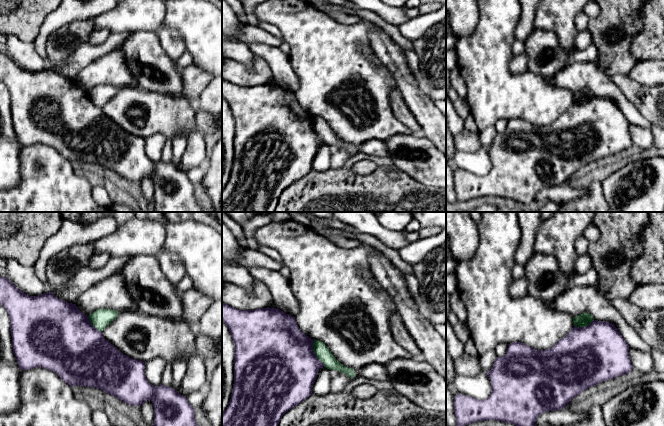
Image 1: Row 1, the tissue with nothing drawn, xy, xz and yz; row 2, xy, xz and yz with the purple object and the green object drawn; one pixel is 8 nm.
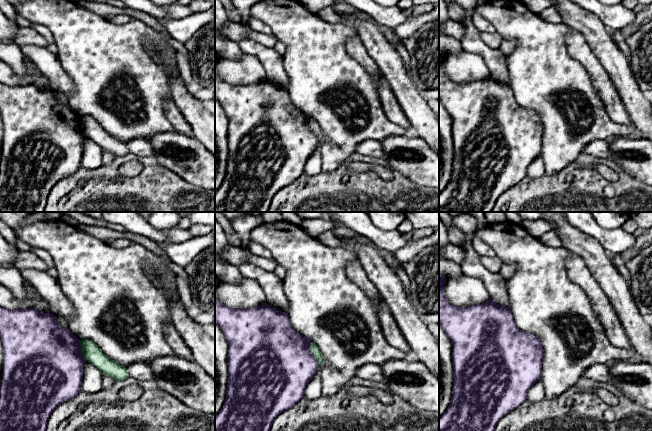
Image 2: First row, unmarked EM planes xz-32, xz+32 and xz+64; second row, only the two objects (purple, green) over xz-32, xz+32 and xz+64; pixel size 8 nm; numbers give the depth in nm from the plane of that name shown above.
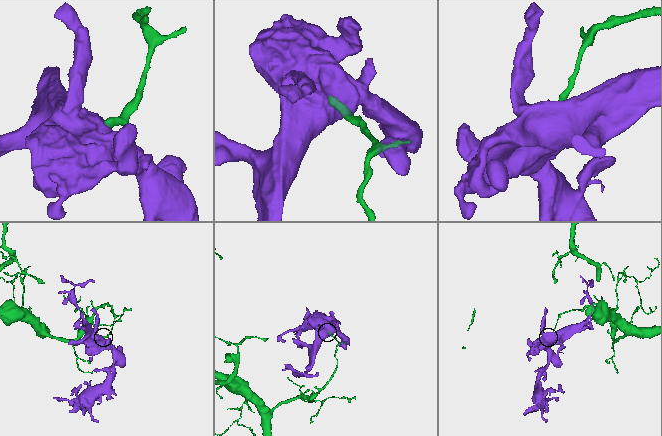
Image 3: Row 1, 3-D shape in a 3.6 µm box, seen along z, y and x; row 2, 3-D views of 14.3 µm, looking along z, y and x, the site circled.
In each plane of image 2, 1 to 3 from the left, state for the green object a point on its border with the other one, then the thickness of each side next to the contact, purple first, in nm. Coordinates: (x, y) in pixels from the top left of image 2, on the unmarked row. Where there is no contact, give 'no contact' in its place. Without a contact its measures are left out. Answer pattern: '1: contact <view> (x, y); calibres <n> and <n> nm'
1: contact xz-32 (81, 126); calibres 500 and 150 nm
2: contact xz+32 (311, 129); calibres 500 and 70 nm
3: no contact

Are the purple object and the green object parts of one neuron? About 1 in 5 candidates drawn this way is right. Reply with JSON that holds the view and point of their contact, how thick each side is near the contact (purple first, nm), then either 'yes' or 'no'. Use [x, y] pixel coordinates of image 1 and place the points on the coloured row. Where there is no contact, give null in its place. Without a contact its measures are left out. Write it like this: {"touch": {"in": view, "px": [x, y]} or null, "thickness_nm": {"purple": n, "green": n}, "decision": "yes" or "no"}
{"touch": {"in": "xz", "px": [314, 353]}, "thickness_nm": {"purple": 500, "green": 120}, "decision": "no"}

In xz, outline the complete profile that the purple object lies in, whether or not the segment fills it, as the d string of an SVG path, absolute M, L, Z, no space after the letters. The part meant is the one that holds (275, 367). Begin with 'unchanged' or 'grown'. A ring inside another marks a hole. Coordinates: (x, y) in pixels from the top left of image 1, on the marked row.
unchanged; M222 302L222 321L228 327L235 345L234 384L222 426L278 426L282 416L312 394L312 387L324 364L313 350L314 340L305 335L294 316L278 308L238 310Z

